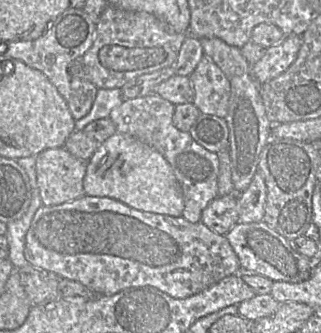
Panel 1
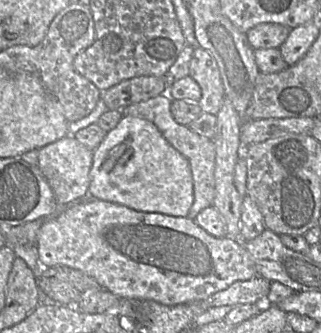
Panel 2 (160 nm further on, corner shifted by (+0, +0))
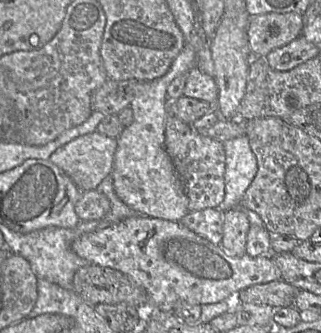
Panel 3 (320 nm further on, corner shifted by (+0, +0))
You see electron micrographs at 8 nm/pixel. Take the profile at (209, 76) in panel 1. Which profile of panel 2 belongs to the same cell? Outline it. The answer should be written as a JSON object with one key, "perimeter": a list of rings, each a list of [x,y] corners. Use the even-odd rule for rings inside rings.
{"perimeter":[[[200,47],[194,48],[189,67],[189,76],[201,88],[198,104],[202,112],[217,115],[225,99],[225,89],[218,64],[212,54]]]}

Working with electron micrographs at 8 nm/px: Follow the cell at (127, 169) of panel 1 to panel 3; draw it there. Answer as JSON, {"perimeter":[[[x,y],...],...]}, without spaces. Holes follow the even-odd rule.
{"perimeter":[[[186,44],[182,49],[182,51],[180,52],[180,54],[175,58],[172,65],[170,66],[170,69],[165,75],[154,80],[140,81],[136,85],[136,93],[135,93],[134,99],[129,105],[129,107],[133,111],[133,122],[129,126],[125,127],[122,133],[120,134],[120,136],[117,138],[117,148],[115,151],[114,162],[113,162],[112,172],[111,172],[113,188],[117,197],[126,206],[134,210],[136,212],[136,215],[143,215],[143,216],[152,217],[152,218],[160,218],[160,219],[169,220],[169,221],[180,221],[189,212],[188,197],[186,196],[184,183],[181,177],[179,176],[179,174],[177,173],[165,148],[165,123],[166,123],[167,115],[169,114],[169,100],[167,97],[167,88],[176,77],[183,74],[187,74],[189,70],[195,67],[195,60],[196,60],[195,49],[192,46]]]}

